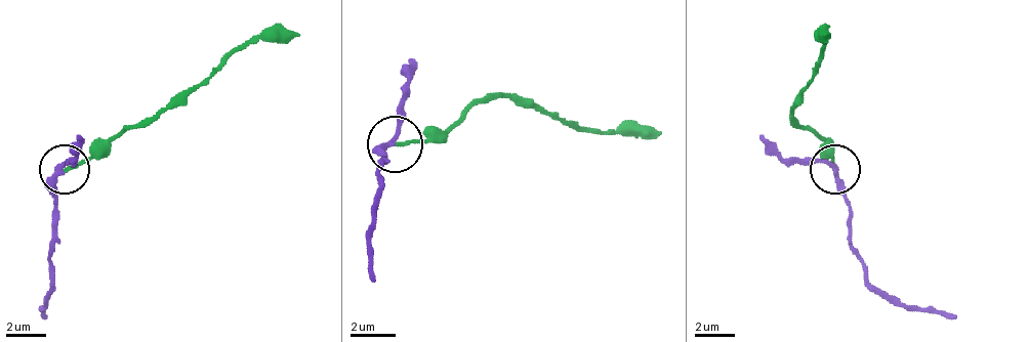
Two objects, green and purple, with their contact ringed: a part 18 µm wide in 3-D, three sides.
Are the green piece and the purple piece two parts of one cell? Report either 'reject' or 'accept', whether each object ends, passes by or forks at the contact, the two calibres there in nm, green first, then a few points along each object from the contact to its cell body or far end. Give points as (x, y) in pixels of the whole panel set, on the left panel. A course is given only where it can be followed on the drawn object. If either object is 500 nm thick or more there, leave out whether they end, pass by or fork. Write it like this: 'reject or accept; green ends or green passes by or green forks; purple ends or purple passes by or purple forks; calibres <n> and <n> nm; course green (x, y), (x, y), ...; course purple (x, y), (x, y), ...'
reject; green ends; purple passes by; calibres 150 and 240 nm; course green (63, 168), (92, 158), (153, 119), (182, 103), (237, 49), (301, 34); course purple (63, 168), (53, 278), (43, 307), (48, 316)

